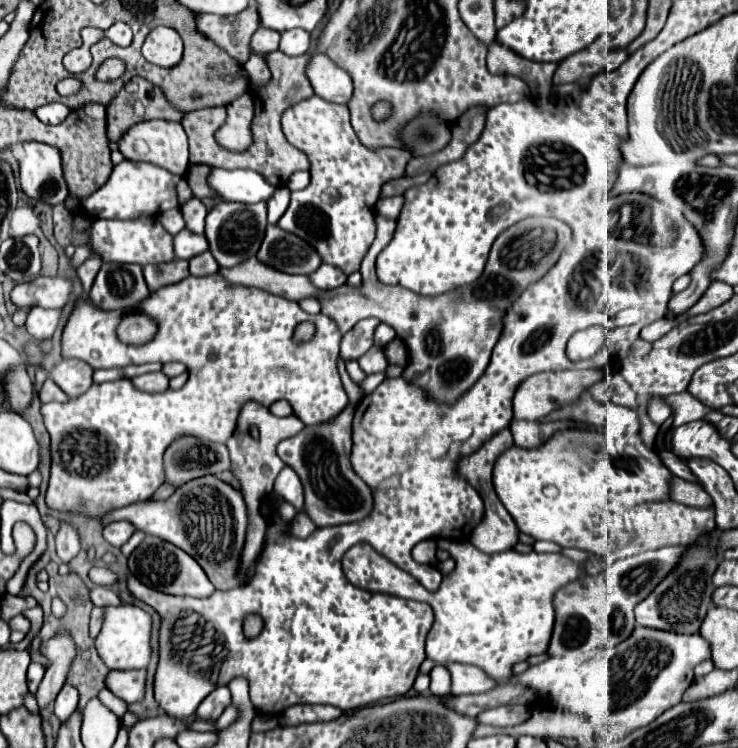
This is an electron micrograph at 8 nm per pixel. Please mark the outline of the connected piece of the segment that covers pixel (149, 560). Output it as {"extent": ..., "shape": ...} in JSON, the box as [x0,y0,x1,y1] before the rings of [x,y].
{"extent":[129,536,215,598],"shape":[[[145,536],[143,542],[131,552],[129,570],[137,580],[141,580],[143,584],[149,584],[149,588],[161,590],[165,594],[169,592],[175,596],[185,594],[185,596],[203,598],[203,596],[211,596],[215,592],[215,588],[209,582],[203,568],[189,554],[185,554],[181,548],[169,544],[161,538],[155,538],[155,536]]]}

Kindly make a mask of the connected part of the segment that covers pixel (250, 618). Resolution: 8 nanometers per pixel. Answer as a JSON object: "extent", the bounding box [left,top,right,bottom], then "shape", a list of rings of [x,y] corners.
{"extent":[243,614,263,638],"shape":[[[250,614],[243,621],[243,631],[245,636],[253,638],[257,634],[261,634],[263,621],[258,614]]]}

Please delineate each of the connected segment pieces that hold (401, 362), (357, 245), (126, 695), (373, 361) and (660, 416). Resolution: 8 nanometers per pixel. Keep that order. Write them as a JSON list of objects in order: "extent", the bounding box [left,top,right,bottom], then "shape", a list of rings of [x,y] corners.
[{"extent":[391,338,407,368],"shape":[[[399,338],[391,340],[391,364],[397,364],[401,368],[407,364],[407,348],[405,342]]]},{"extent":[279,96,411,274],"shape":[[[311,96],[283,112],[281,118],[283,134],[301,152],[307,154],[309,158],[309,174],[311,174],[311,184],[299,192],[291,192],[291,204],[287,212],[281,216],[279,226],[287,232],[297,234],[299,238],[307,240],[313,244],[313,248],[321,254],[323,262],[333,264],[341,268],[345,274],[357,272],[361,266],[363,256],[367,254],[371,242],[375,240],[375,204],[381,192],[381,186],[393,178],[401,178],[405,174],[405,164],[411,160],[411,154],[405,150],[397,148],[381,148],[379,152],[365,148],[355,130],[351,128],[349,122],[349,108],[345,104],[333,104],[319,100],[317,96]]]},{"extent":[105,670,145,704],"shape":[[[129,670],[129,672],[109,672],[105,686],[125,700],[127,704],[139,702],[145,692],[145,670]]]},{"extent":[359,346,387,374],"shape":[[[373,346],[361,360],[359,360],[359,366],[361,370],[365,370],[367,374],[377,374],[377,372],[383,372],[387,368],[387,360],[385,360],[385,354],[379,346]]]},{"extent":[647,400,671,426],"shape":[[[649,400],[647,402],[647,412],[649,412],[649,418],[659,426],[663,424],[669,416],[671,416],[671,408],[669,404],[665,404],[663,400]]]}]

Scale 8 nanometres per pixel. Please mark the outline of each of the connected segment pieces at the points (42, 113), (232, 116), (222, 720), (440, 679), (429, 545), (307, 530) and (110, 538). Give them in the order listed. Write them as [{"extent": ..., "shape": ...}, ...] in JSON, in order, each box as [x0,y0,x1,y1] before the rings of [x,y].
[{"extent":[35,102,69,124],"shape":[[[53,102],[53,104],[43,104],[41,108],[35,108],[35,116],[43,122],[43,124],[59,124],[67,118],[69,108],[63,106],[61,102]]]},{"extent":[215,96,253,152],"shape":[[[239,96],[233,104],[227,106],[227,120],[215,132],[215,140],[229,152],[243,152],[253,144],[251,136],[251,120],[253,120],[253,102],[251,96]]]},{"extent":[215,706,237,732],"shape":[[[229,706],[221,716],[219,716],[219,720],[215,722],[215,728],[217,728],[217,732],[219,730],[225,730],[233,720],[237,718],[237,708],[235,706]]]},{"extent":[429,666,451,696],"shape":[[[433,666],[429,676],[431,676],[431,688],[429,688],[431,694],[447,696],[451,692],[451,676],[445,666]]]},{"extent":[413,540,437,564],"shape":[[[423,540],[423,542],[419,542],[419,544],[413,548],[413,558],[415,558],[419,564],[435,564],[435,562],[437,562],[435,552],[437,552],[435,540]]]},{"extent":[288,514,315,538],"shape":[[[297,514],[291,520],[290,531],[288,530],[288,533],[290,532],[292,536],[299,536],[299,538],[307,538],[313,530],[315,530],[315,524],[309,520],[309,516]]]},{"extent":[103,520,137,548],"shape":[[[127,520],[113,522],[113,524],[109,524],[109,526],[103,528],[105,540],[107,540],[111,546],[115,546],[115,548],[123,546],[123,544],[133,536],[133,532],[137,532],[137,528],[135,528],[133,524],[129,524]]]}]

